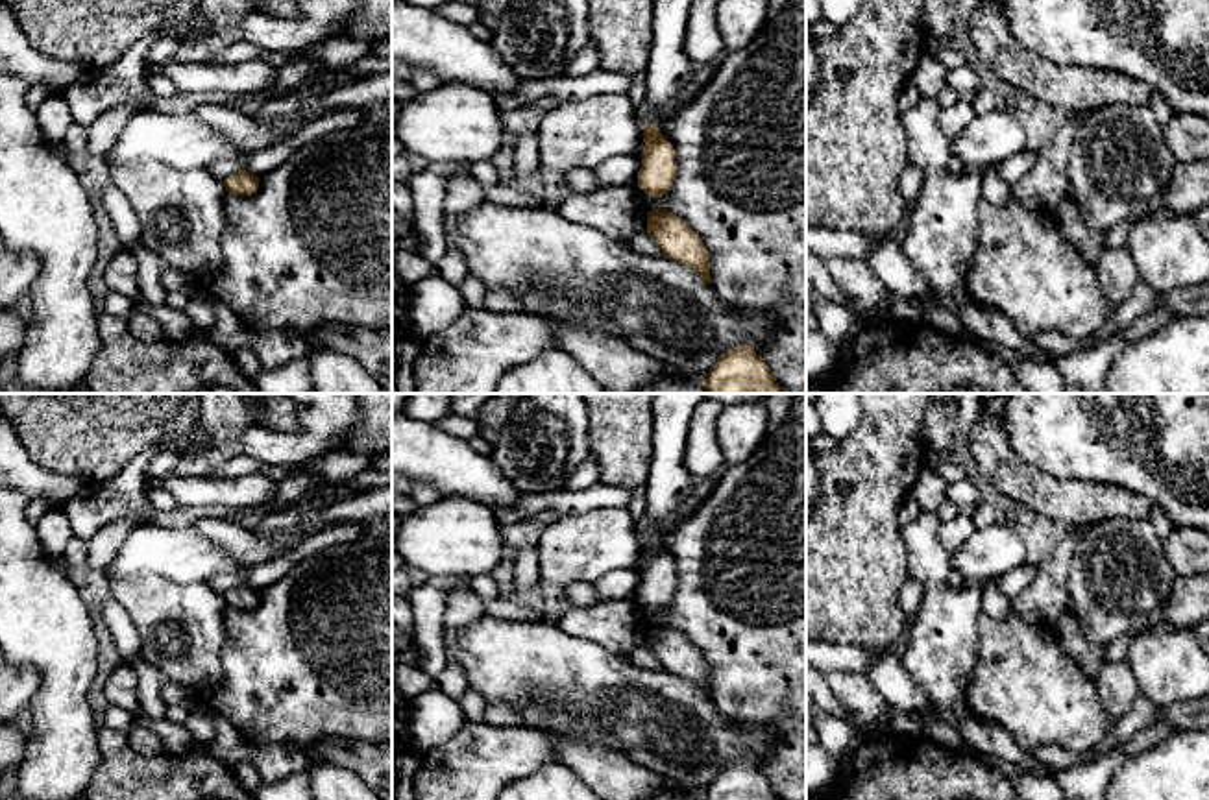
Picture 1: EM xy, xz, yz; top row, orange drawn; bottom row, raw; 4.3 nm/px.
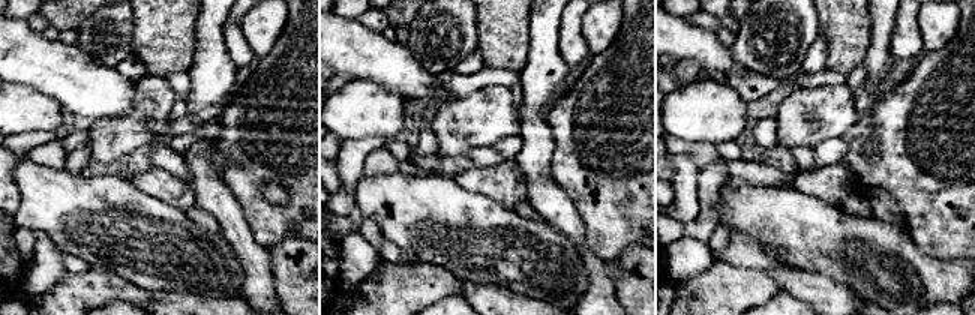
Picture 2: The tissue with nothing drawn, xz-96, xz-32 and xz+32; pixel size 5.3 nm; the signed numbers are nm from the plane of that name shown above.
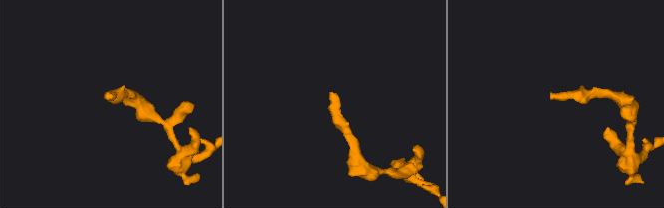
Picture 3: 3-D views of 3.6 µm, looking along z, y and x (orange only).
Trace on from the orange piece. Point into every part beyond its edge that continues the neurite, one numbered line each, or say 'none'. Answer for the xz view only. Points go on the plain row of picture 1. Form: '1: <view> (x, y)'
1: xz (668, 483)

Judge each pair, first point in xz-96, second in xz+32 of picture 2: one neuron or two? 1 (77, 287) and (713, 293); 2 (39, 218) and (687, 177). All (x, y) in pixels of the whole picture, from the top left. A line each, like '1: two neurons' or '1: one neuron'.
1: one neuron
2: two neurons

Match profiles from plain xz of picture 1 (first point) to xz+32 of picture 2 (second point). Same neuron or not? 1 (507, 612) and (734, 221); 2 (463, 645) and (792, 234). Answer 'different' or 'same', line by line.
1: different
2: same

